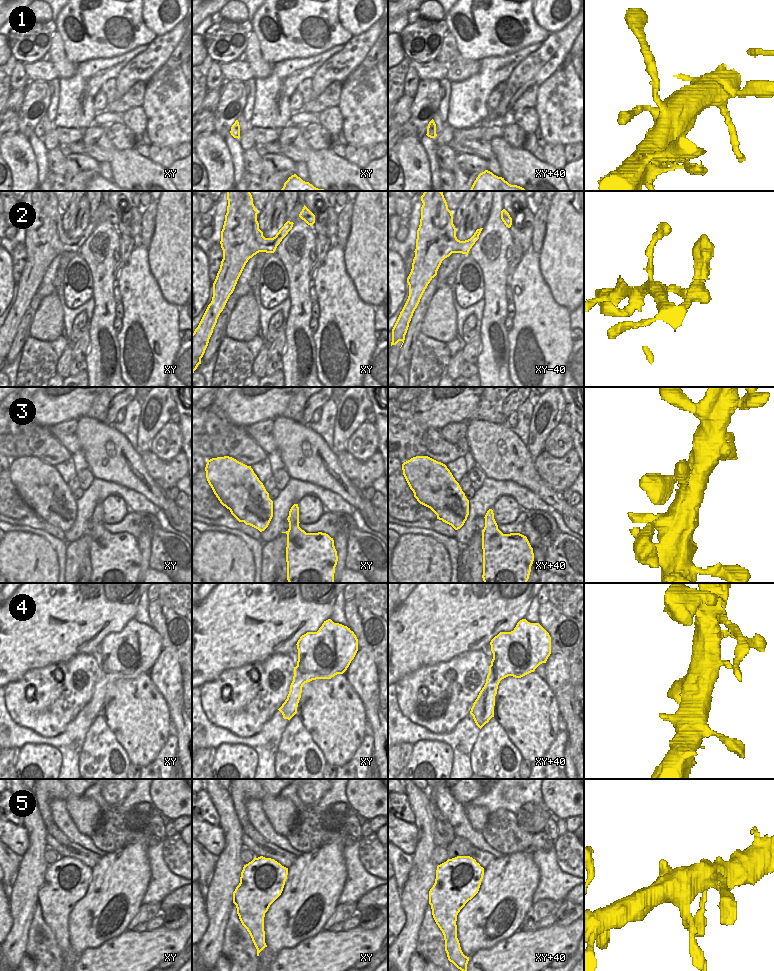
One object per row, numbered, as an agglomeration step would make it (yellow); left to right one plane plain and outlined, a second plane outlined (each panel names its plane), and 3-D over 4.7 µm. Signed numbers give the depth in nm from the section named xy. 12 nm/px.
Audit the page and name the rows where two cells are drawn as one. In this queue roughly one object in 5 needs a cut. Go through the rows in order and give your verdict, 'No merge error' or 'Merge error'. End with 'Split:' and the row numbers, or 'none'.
1: No merge error
2: No merge error
3: No merge error
4: No merge error
5: No merge error
Split: none

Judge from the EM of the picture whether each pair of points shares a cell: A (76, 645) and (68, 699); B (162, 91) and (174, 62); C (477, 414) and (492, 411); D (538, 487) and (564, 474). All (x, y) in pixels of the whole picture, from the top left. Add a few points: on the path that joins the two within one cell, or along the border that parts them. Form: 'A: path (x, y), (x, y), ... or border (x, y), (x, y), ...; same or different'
A: border (91, 654), (77, 654), (67, 661), (52, 664); different
B: border (180, 65), (158, 79), (151, 79); different
C: path (481, 412), (488, 411); same
D: border (534, 462), (537, 474), (558, 493); different

